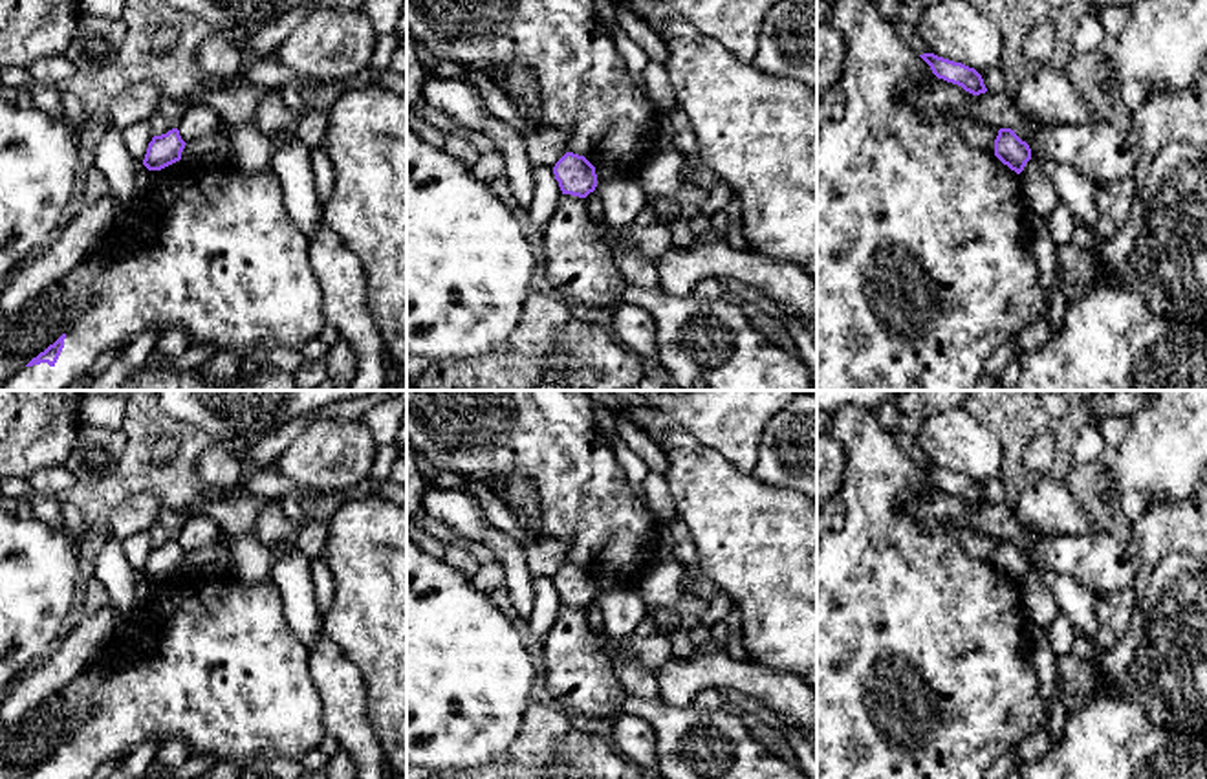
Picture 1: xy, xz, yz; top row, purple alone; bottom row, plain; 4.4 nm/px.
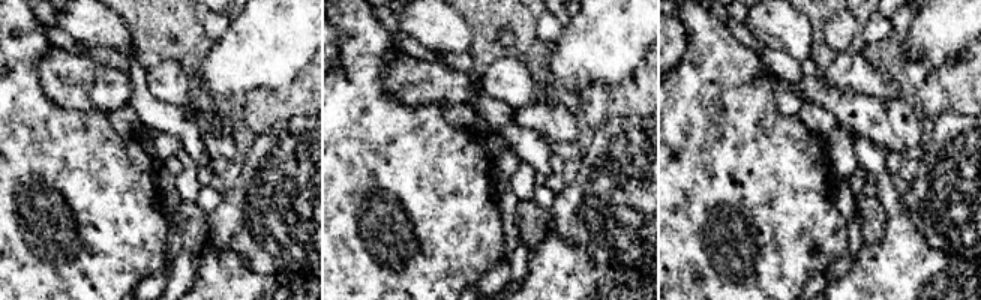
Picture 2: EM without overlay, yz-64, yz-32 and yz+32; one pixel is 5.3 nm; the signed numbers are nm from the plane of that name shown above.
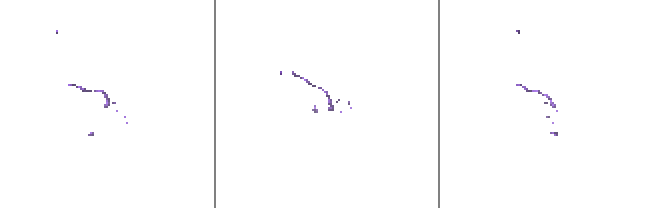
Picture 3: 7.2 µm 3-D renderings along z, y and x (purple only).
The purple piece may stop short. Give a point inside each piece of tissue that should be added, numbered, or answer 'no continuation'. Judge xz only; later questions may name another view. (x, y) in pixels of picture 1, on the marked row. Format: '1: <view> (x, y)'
1: xz (587, 92)

